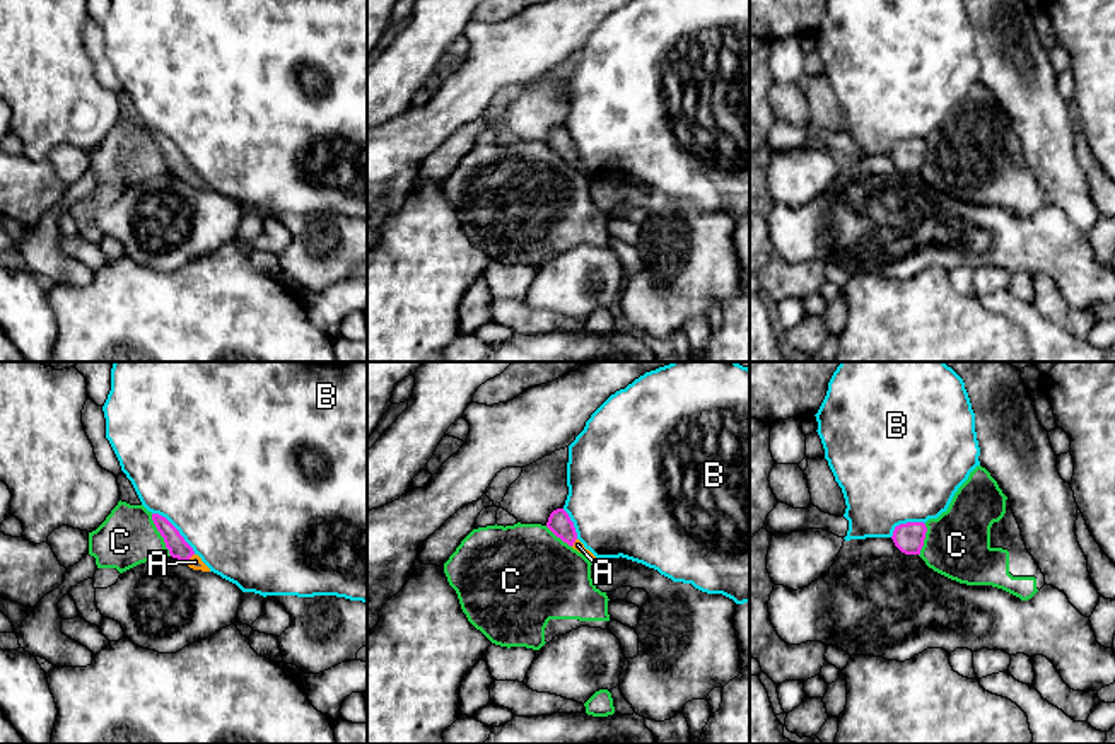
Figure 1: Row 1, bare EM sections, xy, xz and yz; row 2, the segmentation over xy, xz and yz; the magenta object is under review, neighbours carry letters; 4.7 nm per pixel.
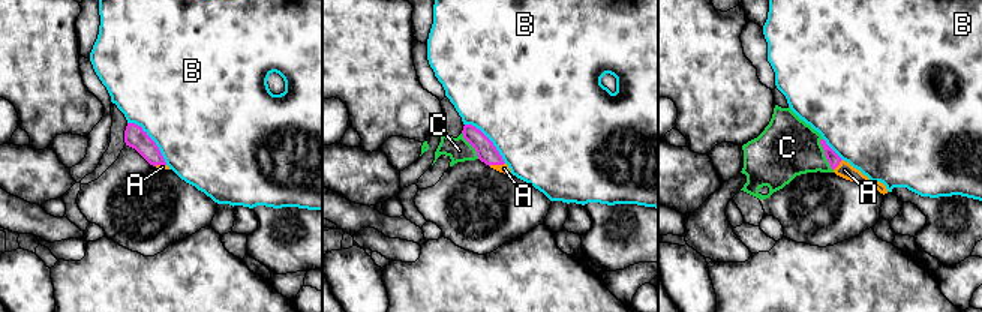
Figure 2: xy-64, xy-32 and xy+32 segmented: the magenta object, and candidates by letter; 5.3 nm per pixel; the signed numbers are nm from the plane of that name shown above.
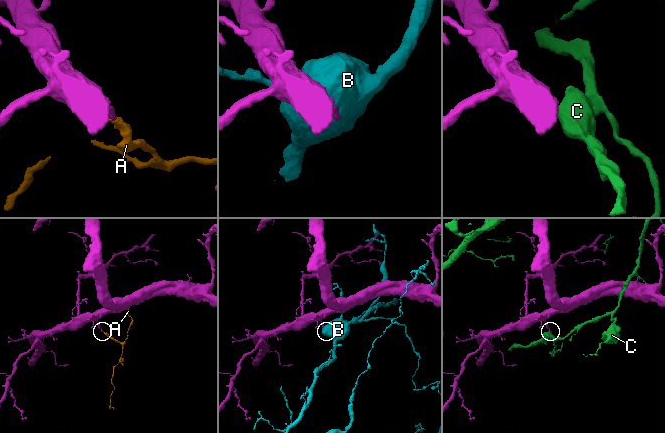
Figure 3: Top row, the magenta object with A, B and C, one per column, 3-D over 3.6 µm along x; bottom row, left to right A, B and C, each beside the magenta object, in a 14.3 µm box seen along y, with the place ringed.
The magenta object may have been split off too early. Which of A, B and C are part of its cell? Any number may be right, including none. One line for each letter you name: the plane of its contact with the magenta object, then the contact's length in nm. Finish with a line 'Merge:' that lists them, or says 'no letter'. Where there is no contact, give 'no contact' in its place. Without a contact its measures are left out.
A: contact in xy; length 60 nm
Merge: A

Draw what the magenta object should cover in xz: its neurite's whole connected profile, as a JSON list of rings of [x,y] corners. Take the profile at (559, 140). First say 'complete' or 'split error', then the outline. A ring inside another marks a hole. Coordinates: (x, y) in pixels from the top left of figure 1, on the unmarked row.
split error; [[[557,126],[550,131],[546,145],[563,160],[582,171],[591,181],[596,177],[596,174],[577,157],[574,140],[563,126]]]

